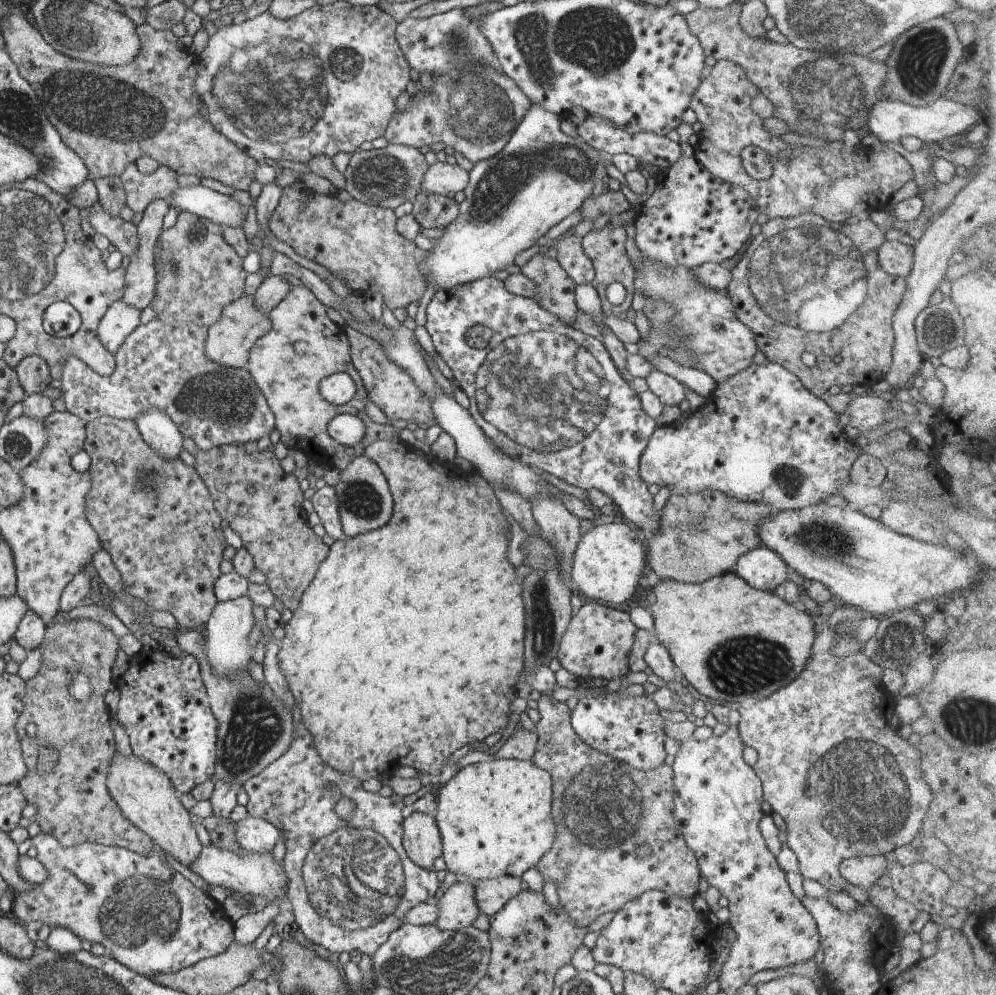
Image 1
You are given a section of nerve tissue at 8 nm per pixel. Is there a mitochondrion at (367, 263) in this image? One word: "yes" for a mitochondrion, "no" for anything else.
no

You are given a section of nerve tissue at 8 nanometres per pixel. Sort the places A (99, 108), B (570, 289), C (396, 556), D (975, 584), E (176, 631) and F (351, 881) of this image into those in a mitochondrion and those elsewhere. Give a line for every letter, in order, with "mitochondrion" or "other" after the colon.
A: mitochondrion
B: other
C: other
D: other
E: other
F: mitochondrion

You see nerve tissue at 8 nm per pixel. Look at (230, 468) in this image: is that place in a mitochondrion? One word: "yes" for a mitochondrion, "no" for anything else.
no

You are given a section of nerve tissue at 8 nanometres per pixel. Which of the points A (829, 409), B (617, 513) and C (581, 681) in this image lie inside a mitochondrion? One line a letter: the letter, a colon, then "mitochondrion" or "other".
A: other
B: other
C: other

